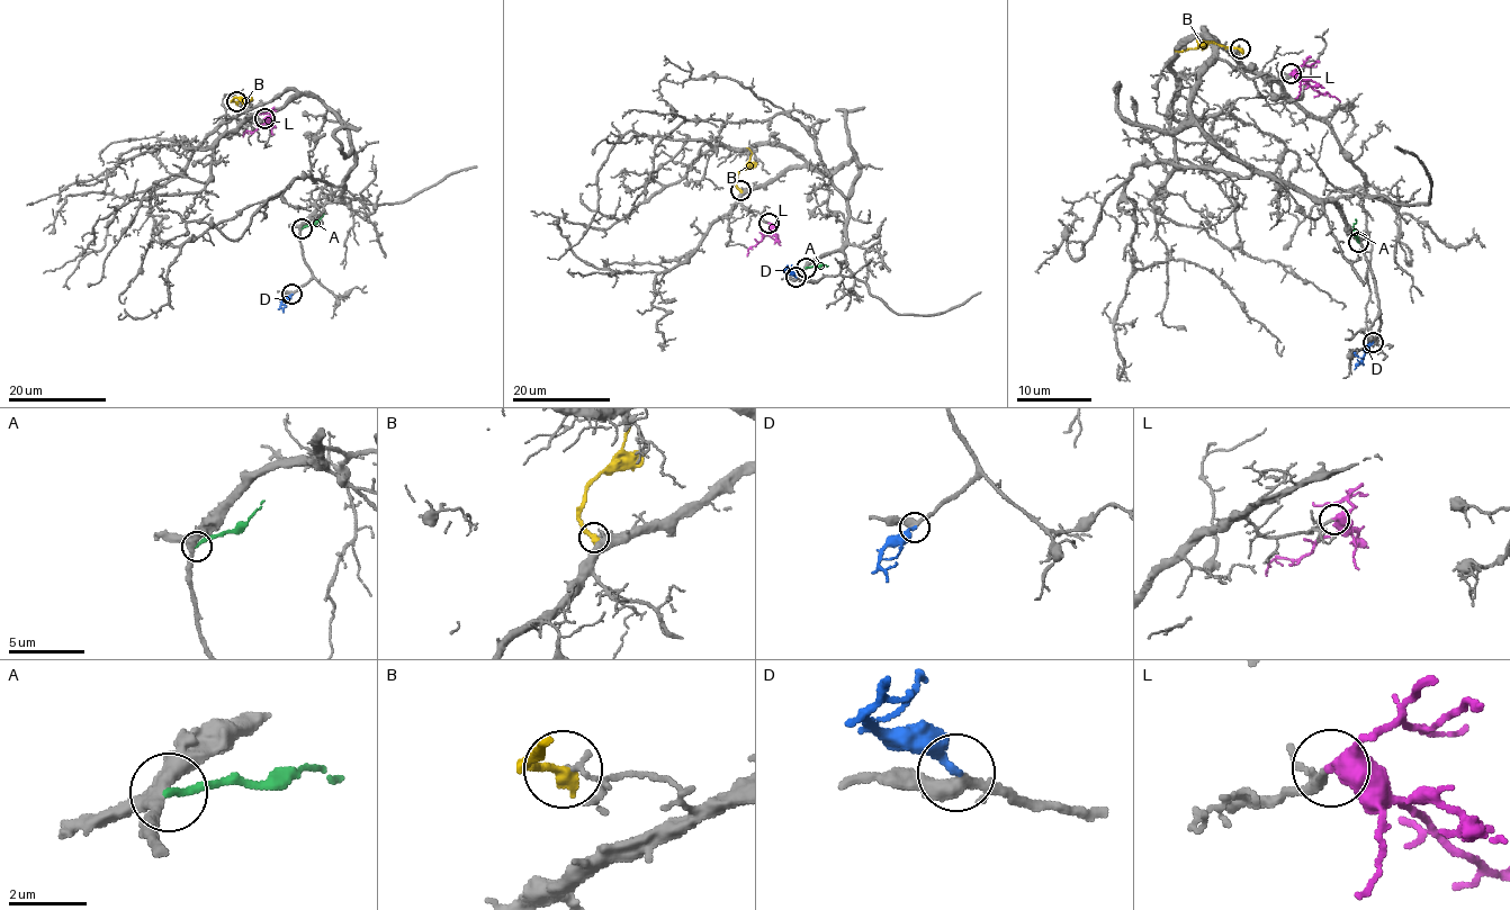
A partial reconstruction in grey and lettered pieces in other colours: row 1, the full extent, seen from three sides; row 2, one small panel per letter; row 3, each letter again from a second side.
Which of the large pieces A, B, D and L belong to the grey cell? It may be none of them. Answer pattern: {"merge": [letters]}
{"merge": ["D", "L"]}

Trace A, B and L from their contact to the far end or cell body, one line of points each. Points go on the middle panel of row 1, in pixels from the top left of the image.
A: (806, 267), (828, 266)
B: (740, 189), (735, 180), (752, 154), (746, 147)
L: (769, 223), (770, 232), (751, 248), (746, 257)

